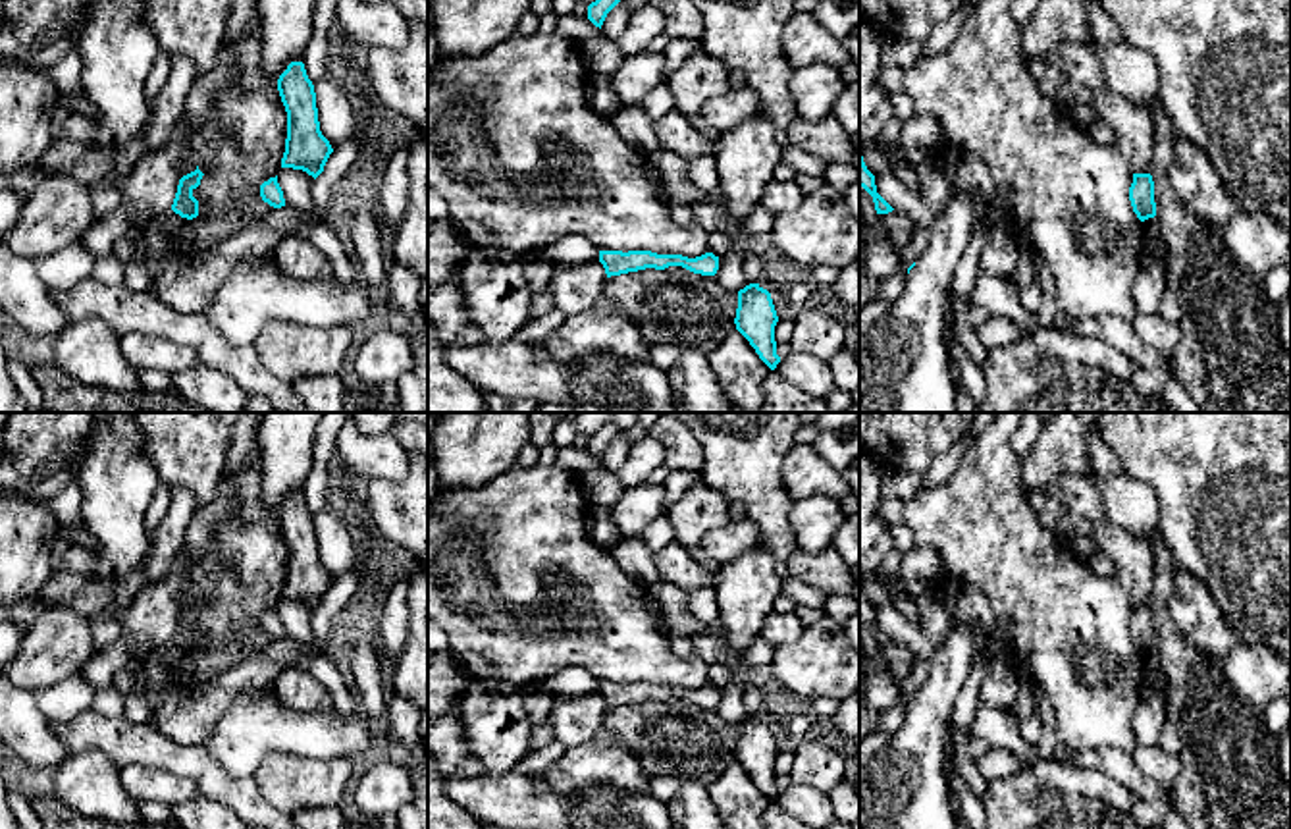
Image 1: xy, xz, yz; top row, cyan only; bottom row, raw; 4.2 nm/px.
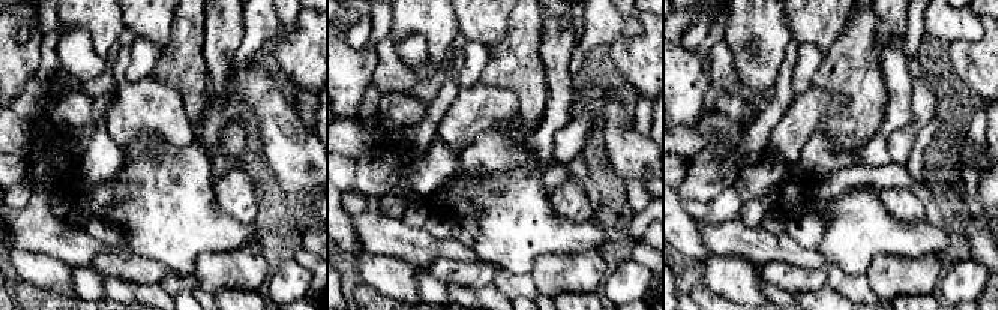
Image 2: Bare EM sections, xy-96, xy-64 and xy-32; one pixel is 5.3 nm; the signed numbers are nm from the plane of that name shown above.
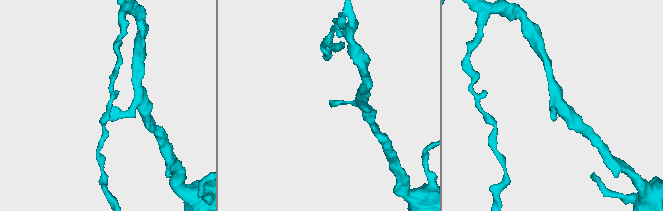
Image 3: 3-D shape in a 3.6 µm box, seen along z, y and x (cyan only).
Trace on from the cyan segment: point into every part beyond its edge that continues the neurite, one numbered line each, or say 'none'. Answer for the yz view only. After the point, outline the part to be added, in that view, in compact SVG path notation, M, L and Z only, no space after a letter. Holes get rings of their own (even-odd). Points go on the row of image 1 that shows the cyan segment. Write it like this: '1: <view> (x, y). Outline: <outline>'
none

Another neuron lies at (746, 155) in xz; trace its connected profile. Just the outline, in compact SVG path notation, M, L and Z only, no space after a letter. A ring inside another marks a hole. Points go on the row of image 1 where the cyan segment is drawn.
M761 114L719 133L715 145L721 201L732 224L742 224L759 204L773 170L782 160L782 145L771 120Z

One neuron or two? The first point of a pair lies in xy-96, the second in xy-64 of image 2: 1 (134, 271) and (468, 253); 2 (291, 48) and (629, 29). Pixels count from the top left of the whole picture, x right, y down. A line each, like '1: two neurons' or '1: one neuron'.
1: two neurons
2: two neurons

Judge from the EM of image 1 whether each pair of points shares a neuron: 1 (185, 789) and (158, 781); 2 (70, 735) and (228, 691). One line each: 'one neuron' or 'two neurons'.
1: one neuron
2: two neurons

